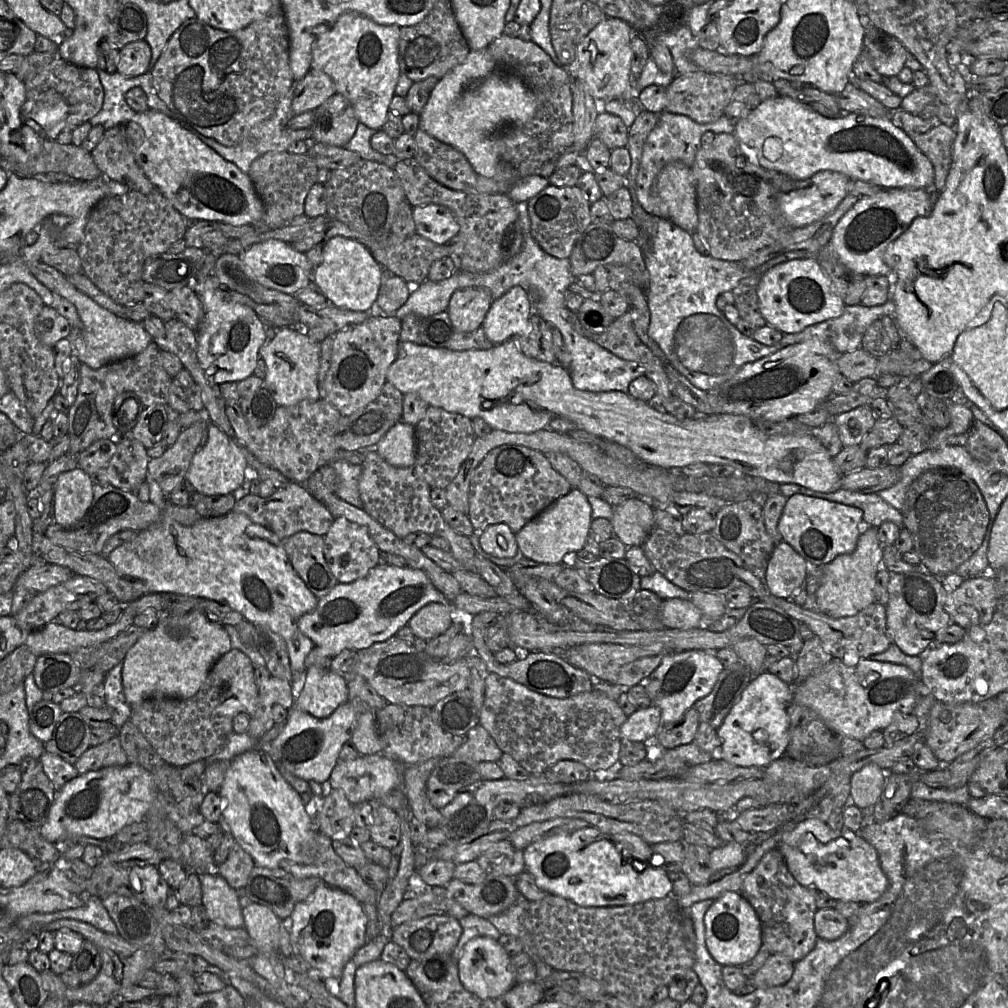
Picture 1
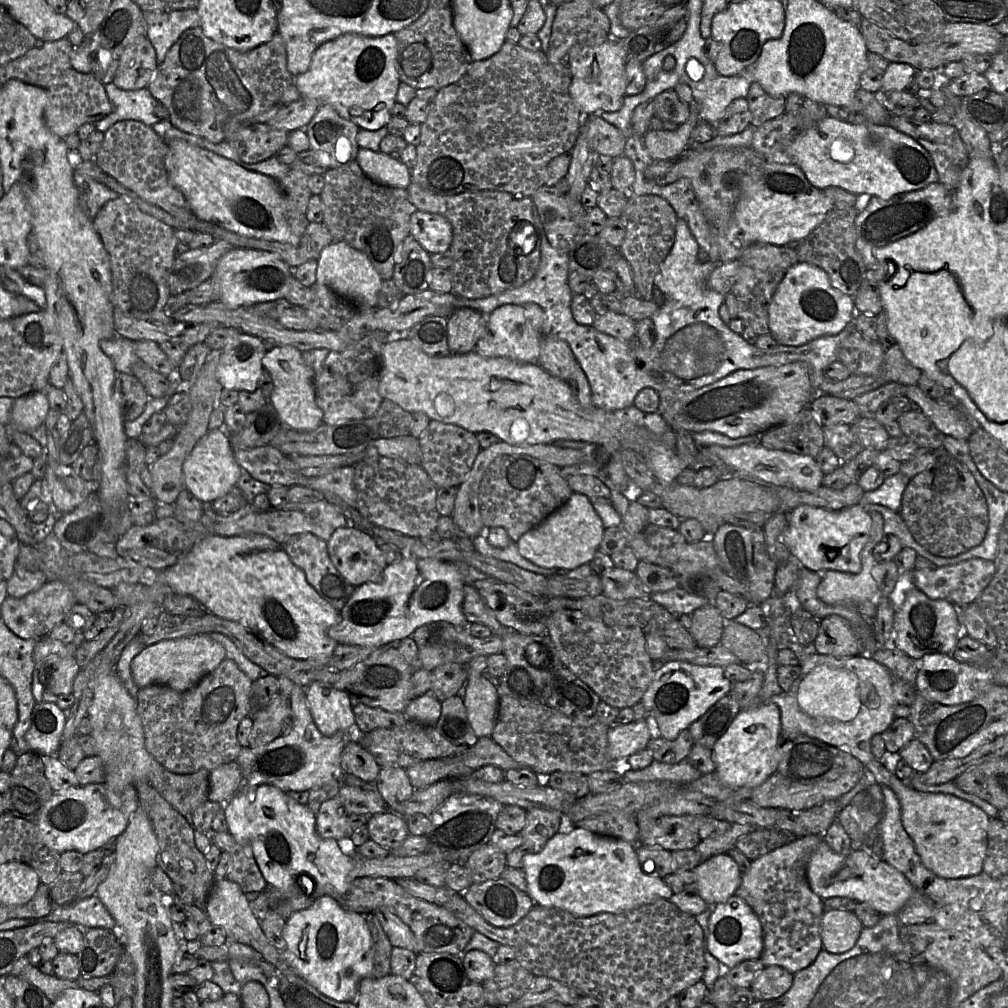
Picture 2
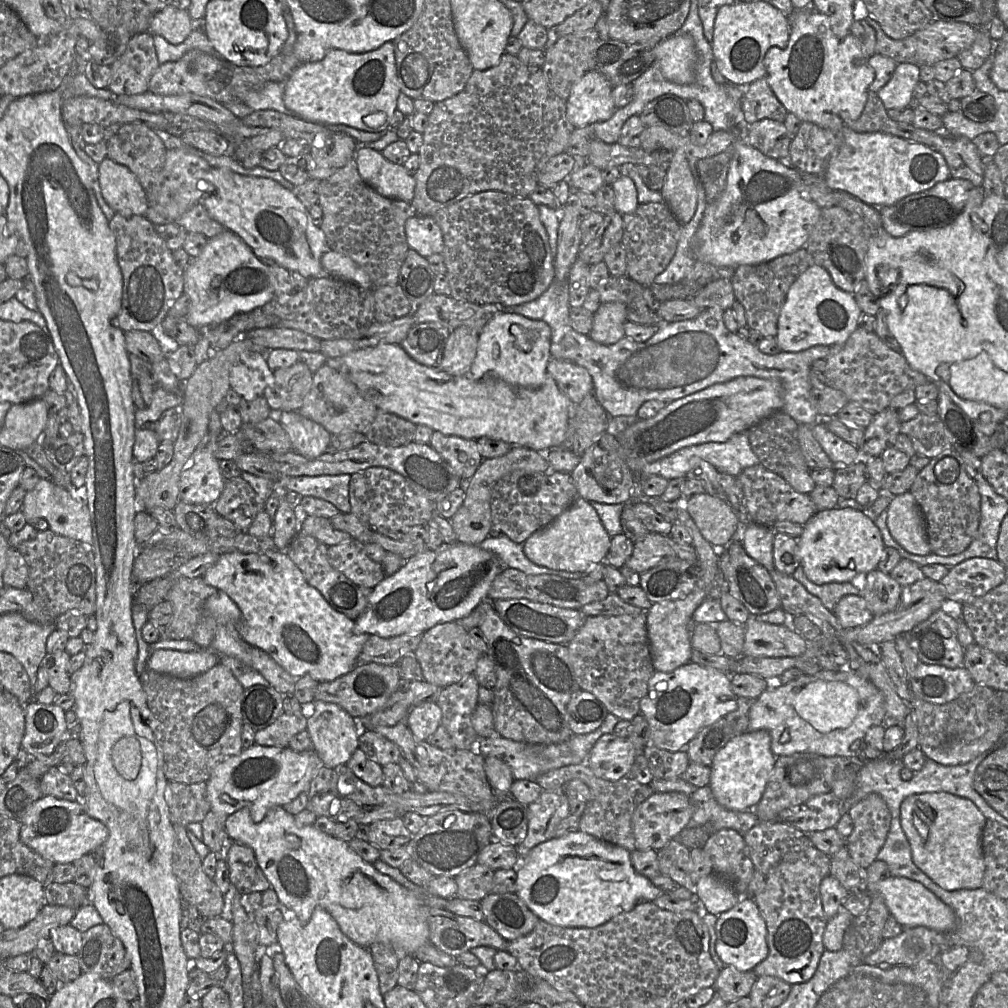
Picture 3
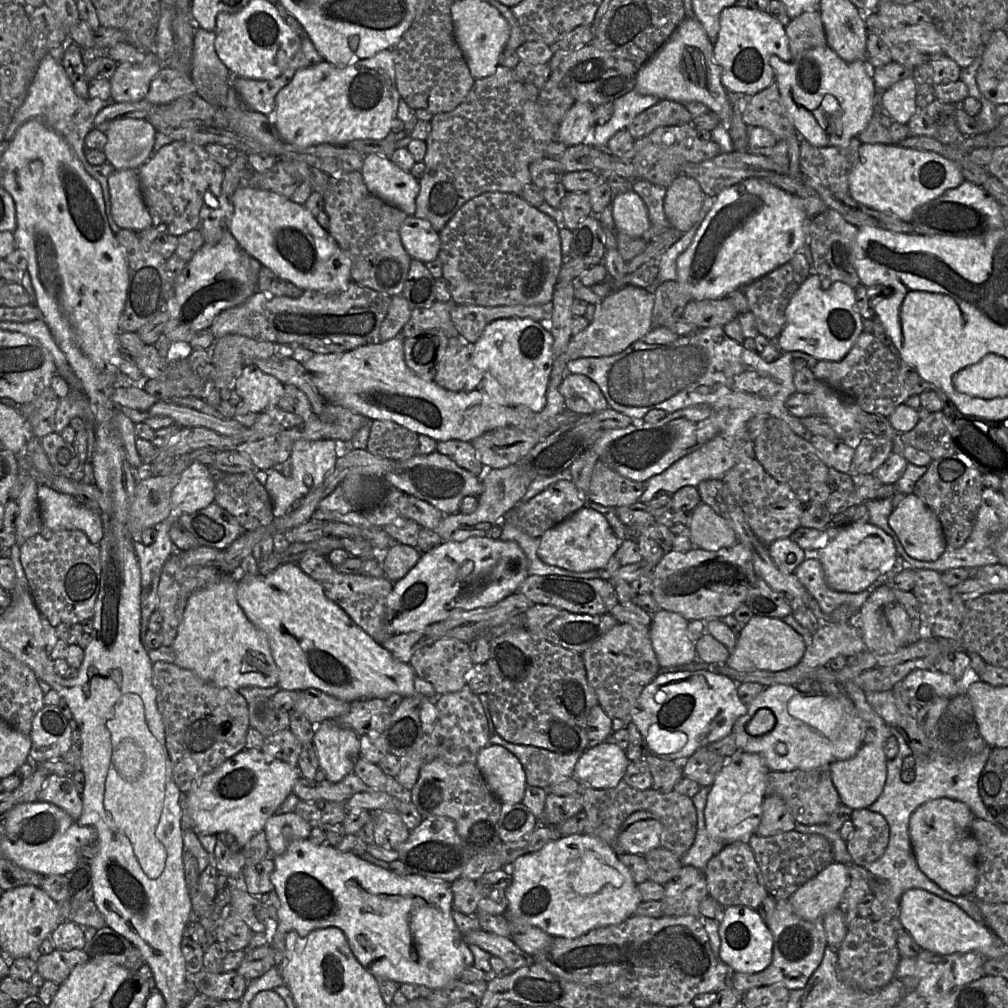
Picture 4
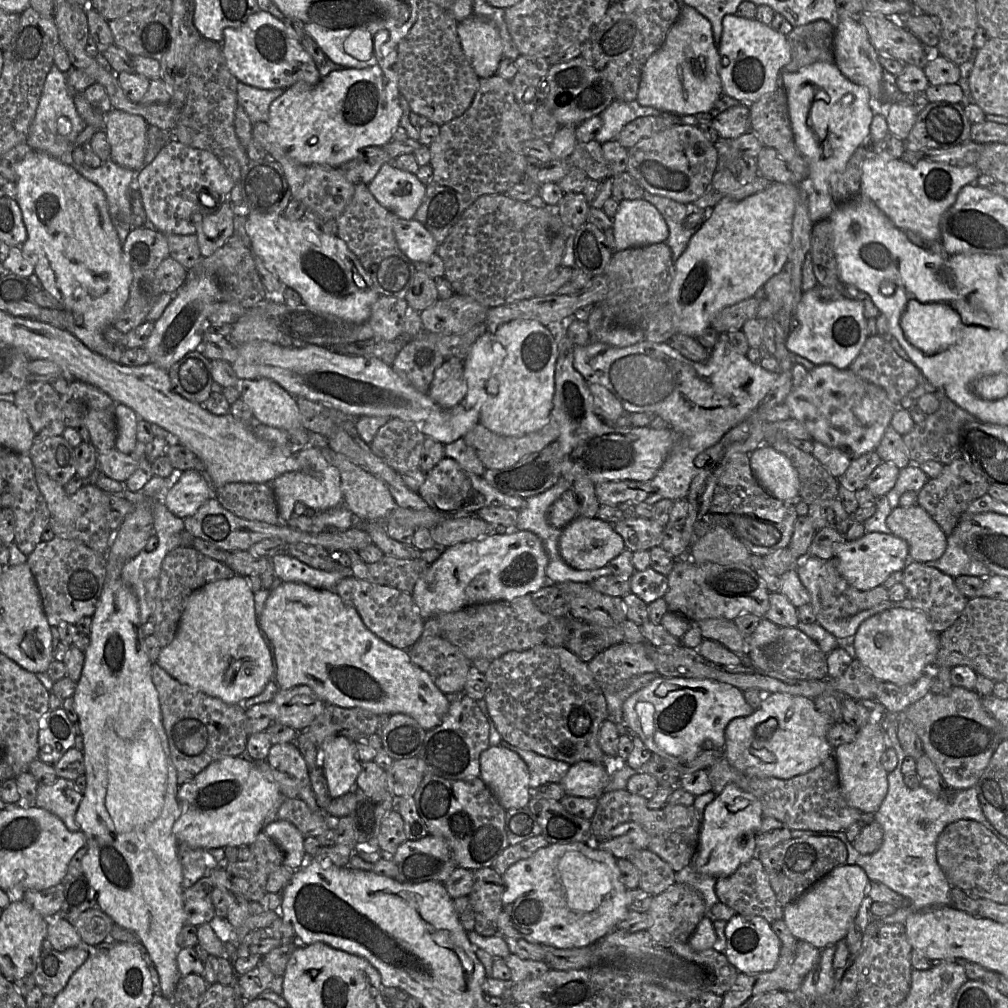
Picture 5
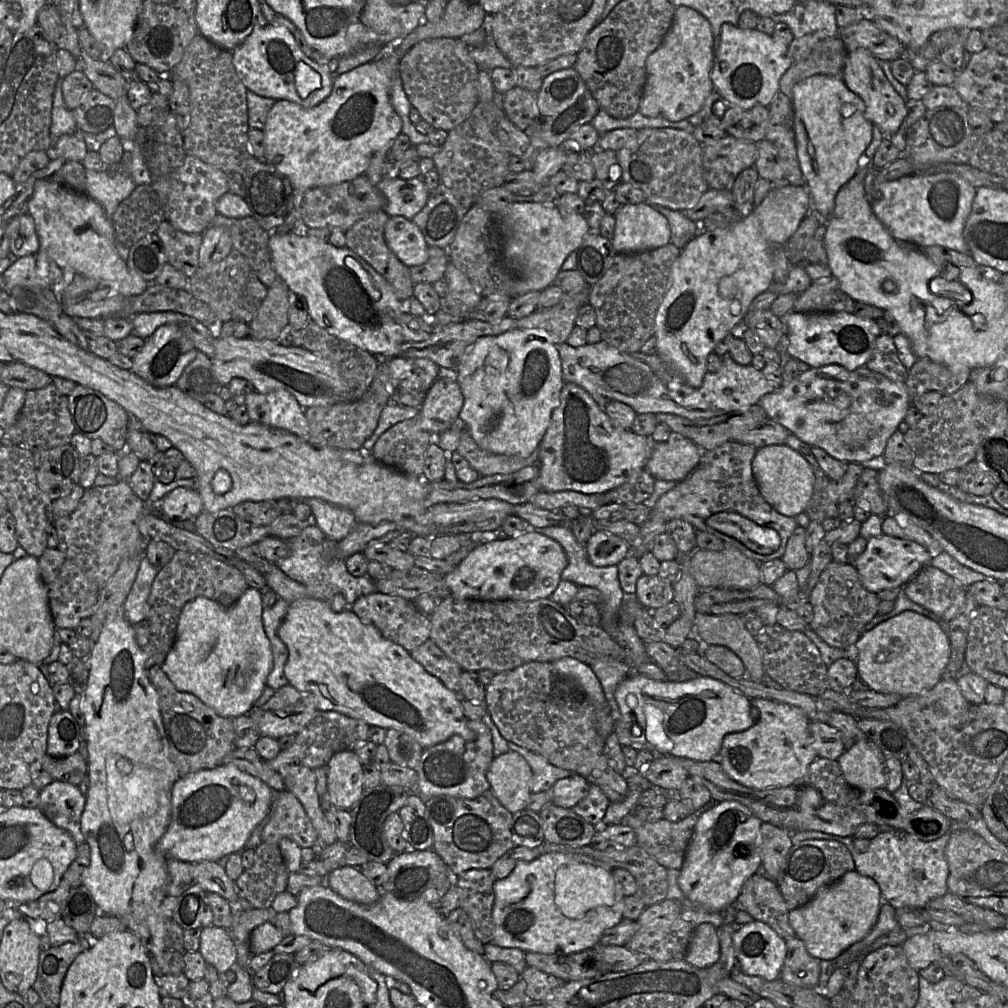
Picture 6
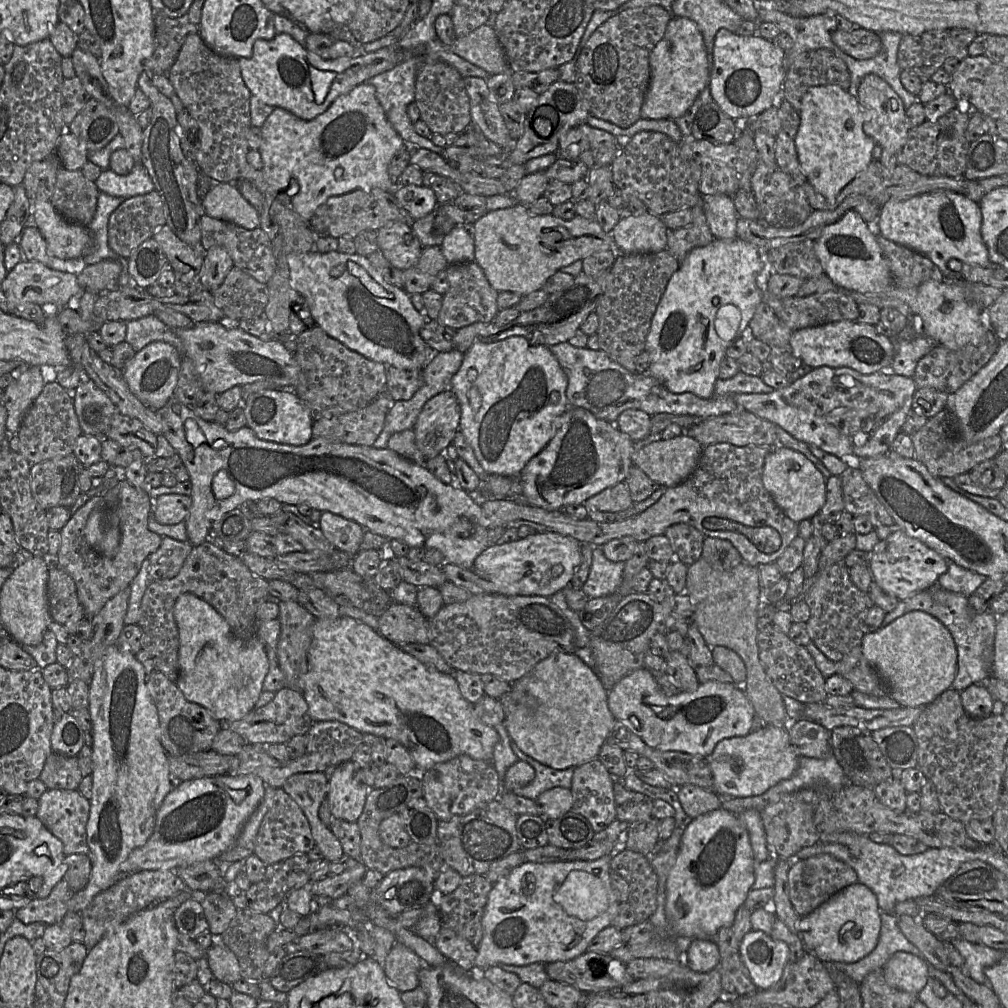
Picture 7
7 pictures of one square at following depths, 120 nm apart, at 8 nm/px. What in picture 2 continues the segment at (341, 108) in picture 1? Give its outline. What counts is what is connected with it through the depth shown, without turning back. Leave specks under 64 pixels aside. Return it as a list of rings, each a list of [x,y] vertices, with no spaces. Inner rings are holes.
[[[322,104],[305,128],[310,149],[316,152],[326,169],[357,158],[359,130],[355,123],[341,117],[330,104]]]

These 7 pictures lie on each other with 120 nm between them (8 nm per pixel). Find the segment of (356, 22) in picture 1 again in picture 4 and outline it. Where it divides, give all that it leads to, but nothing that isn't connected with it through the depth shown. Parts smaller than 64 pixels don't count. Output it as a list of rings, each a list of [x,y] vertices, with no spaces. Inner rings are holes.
[[[385,49],[371,58],[358,60],[344,67],[327,61],[301,68],[290,83],[275,98],[274,125],[281,138],[300,147],[321,143],[344,145],[357,139],[382,140],[391,131],[391,123],[397,117],[401,96],[396,87],[392,49]]]

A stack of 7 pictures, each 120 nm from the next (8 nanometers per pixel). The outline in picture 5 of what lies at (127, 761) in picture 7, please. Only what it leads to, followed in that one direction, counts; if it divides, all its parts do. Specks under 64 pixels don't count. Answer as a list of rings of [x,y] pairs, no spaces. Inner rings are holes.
[[[105,576],[105,583],[104,583],[104,586],[102,589],[102,593],[101,593],[101,596],[99,598],[95,614],[93,615],[92,619],[93,619],[93,621],[92,621],[92,630],[91,630],[91,634],[90,634],[90,644],[89,644],[87,650],[85,651],[85,661],[84,661],[83,670],[82,670],[81,677],[80,677],[79,681],[76,683],[76,689],[75,689],[75,692],[73,694],[74,709],[78,715],[79,724],[80,724],[80,728],[81,728],[82,736],[83,736],[84,765],[85,765],[85,776],[86,776],[86,780],[87,780],[85,793],[82,795],[83,796],[82,800],[79,804],[79,807],[78,807],[76,815],[75,815],[76,823],[79,825],[80,830],[86,836],[86,843],[87,843],[87,847],[88,847],[87,853],[82,860],[82,870],[83,870],[84,874],[86,875],[86,877],[88,878],[91,886],[96,891],[97,903],[98,903],[99,908],[103,912],[105,912],[108,916],[110,916],[116,925],[119,925],[125,929],[133,931],[138,936],[138,939],[141,942],[141,944],[147,949],[149,955],[151,956],[151,959],[153,960],[153,962],[155,964],[155,967],[156,967],[158,974],[159,974],[159,977],[160,977],[160,992],[163,996],[170,998],[173,995],[173,993],[176,989],[176,986],[182,977],[178,971],[178,966],[177,966],[177,955],[181,949],[178,946],[177,938],[178,938],[178,935],[180,934],[182,928],[185,926],[185,911],[184,911],[184,902],[183,902],[183,893],[184,893],[185,889],[182,886],[183,872],[182,872],[182,865],[181,865],[181,862],[179,859],[179,854],[178,854],[179,841],[173,833],[173,825],[178,820],[178,818],[180,817],[180,814],[181,814],[181,808],[180,808],[180,804],[179,804],[179,801],[177,798],[177,791],[178,791],[177,771],[176,771],[176,768],[175,768],[173,761],[172,761],[172,758],[171,758],[167,735],[166,735],[166,732],[165,732],[163,724],[162,724],[162,714],[161,714],[161,709],[160,709],[160,704],[159,704],[158,692],[157,692],[155,685],[152,681],[152,674],[151,674],[152,662],[150,661],[150,659],[146,653],[146,647],[144,644],[145,636],[142,633],[140,620],[139,620],[138,600],[137,600],[136,595],[132,592],[132,590],[130,588],[128,588],[123,583],[121,578],[117,579],[116,581],[106,581],[106,576]]]

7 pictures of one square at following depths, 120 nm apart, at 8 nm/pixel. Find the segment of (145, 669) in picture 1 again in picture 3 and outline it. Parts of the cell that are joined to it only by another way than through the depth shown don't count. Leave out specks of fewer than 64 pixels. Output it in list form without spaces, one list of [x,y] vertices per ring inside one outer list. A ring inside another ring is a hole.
[[[159,649],[149,656],[147,668],[176,678],[188,679],[206,672],[219,662],[219,655],[211,650]]]

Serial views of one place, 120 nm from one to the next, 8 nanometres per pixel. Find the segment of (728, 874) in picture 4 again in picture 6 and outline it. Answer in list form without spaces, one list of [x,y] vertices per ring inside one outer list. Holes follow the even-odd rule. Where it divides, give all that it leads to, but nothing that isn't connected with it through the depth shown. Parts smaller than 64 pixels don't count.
[[[757,872],[750,876],[732,905],[770,926],[784,940],[797,936],[790,925],[789,910],[776,882],[764,874]]]

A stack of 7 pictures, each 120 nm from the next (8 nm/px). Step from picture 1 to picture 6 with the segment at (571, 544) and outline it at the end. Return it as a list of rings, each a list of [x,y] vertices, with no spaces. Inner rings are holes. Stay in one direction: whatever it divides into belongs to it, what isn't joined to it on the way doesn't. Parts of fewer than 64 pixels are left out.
[[[595,530],[585,549],[588,560],[597,567],[617,565],[630,554],[630,545],[626,540],[604,530]]]

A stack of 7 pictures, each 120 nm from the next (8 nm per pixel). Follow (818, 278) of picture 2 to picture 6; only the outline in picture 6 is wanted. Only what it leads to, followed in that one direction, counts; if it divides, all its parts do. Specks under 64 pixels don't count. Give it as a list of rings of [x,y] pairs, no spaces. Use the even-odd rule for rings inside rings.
[[[790,311],[780,319],[783,321],[788,334],[789,355],[807,363],[810,367],[829,364],[841,365],[847,370],[865,367],[872,356],[875,341],[880,335],[874,319],[859,317],[854,313]]]

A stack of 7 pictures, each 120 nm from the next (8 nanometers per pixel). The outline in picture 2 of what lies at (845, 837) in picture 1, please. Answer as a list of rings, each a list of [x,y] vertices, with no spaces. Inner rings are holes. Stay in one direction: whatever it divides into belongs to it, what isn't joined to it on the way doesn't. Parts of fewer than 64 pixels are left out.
[[[822,841],[811,855],[806,875],[811,890],[822,900],[848,897],[871,905],[882,915],[900,912],[915,892],[909,880],[887,861],[861,848],[854,848],[848,854],[839,854],[834,852],[825,841]]]

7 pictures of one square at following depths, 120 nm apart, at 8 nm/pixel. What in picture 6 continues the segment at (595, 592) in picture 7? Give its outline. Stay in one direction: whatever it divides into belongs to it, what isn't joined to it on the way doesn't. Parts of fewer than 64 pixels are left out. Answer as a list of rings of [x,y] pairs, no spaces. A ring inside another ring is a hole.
[[[547,526],[542,528],[532,528],[539,531],[545,536],[557,541],[564,549],[568,563],[561,574],[561,580],[567,580],[575,583],[579,586],[590,586],[598,589],[602,594],[602,602],[599,605],[602,611],[602,618],[605,621],[613,621],[617,617],[620,611],[622,600],[624,597],[624,591],[621,588],[618,578],[618,566],[606,566],[597,567],[590,563],[588,560],[587,552],[582,547],[574,536],[574,533],[570,527],[566,526]]]

